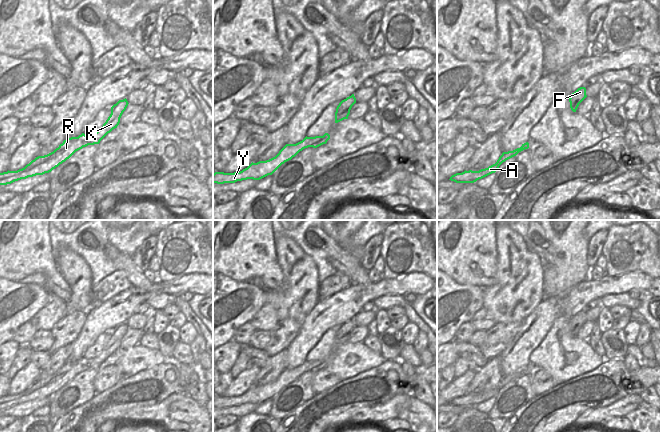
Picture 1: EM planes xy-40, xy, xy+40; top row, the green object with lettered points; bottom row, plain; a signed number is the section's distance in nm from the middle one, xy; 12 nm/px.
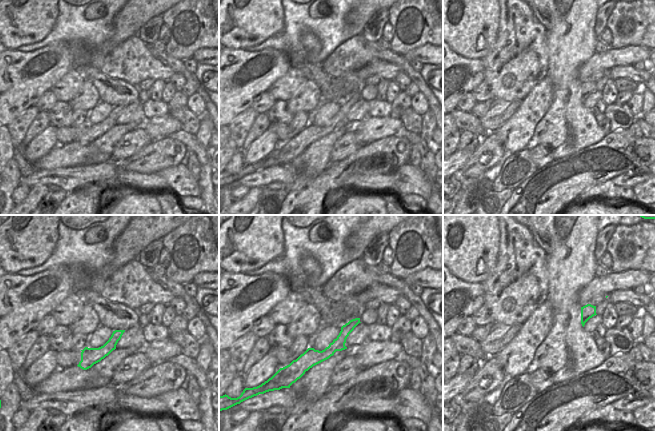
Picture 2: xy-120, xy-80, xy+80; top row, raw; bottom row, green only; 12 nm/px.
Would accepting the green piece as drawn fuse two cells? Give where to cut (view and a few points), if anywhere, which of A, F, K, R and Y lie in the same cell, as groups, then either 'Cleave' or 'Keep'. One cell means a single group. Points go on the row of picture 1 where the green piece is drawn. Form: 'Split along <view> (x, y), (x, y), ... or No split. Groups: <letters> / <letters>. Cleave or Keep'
Split along xy+40 (570, 97), (575, 100), (577, 107). Groups: A K R Y / F. Cleave

